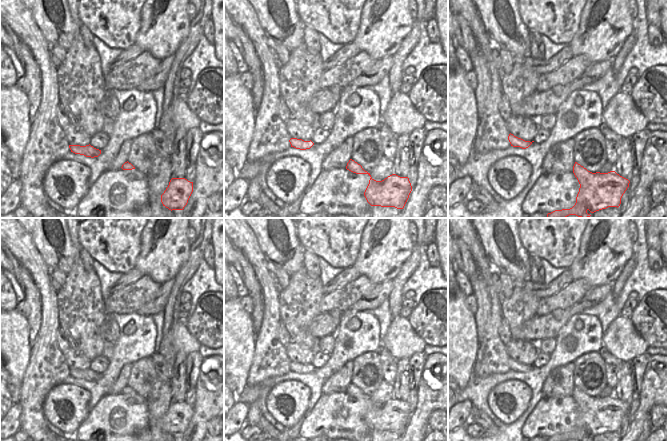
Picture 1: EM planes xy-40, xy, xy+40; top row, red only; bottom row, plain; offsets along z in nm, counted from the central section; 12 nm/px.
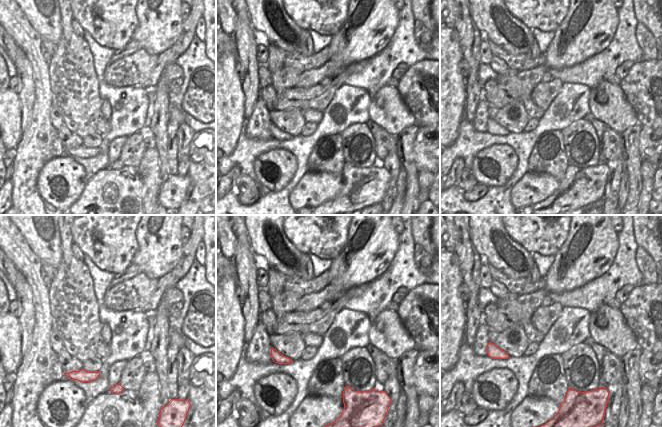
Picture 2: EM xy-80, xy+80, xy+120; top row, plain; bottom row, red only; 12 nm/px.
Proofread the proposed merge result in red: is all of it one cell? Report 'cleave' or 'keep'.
keep

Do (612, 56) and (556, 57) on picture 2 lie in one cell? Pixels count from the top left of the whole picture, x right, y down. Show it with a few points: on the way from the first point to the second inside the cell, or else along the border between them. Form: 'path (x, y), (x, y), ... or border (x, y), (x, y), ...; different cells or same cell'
border (610, 41), (603, 50), (571, 67); different cells

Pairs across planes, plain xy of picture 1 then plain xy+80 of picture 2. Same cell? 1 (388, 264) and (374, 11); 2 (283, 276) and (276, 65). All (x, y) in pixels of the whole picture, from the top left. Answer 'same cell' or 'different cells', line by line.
1: same cell
2: same cell

